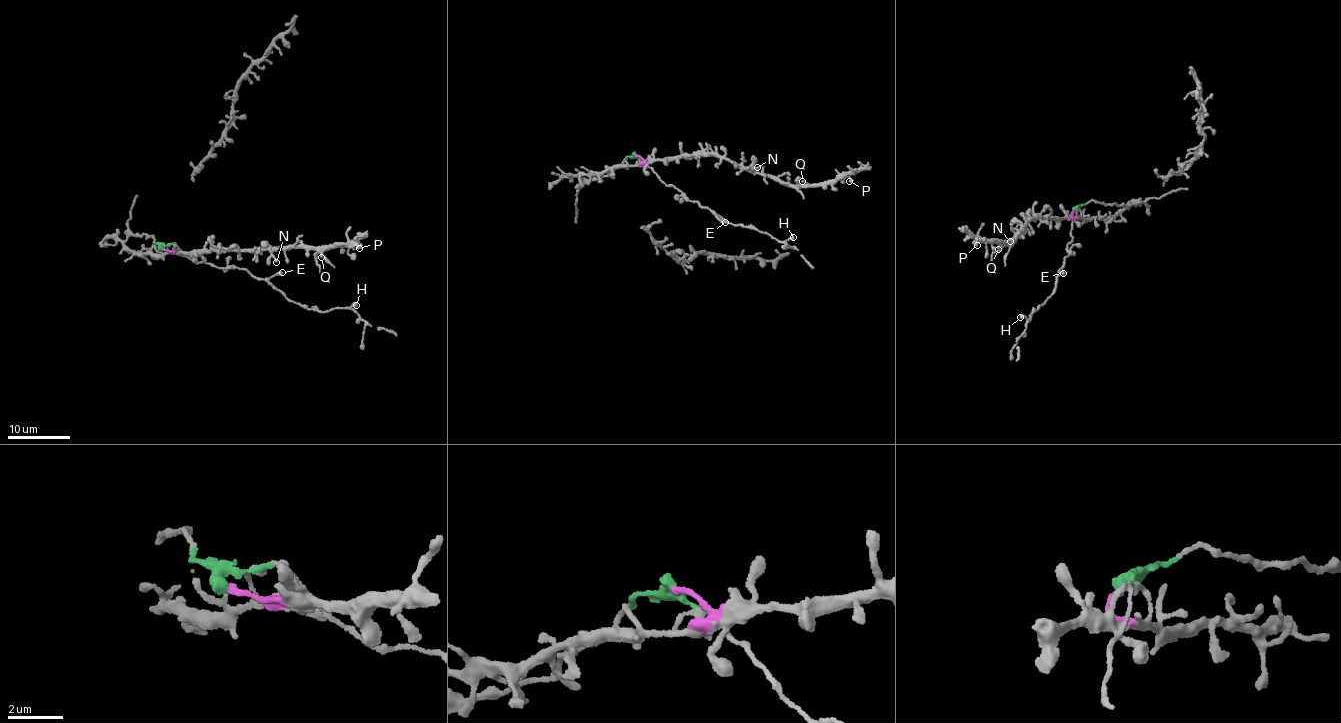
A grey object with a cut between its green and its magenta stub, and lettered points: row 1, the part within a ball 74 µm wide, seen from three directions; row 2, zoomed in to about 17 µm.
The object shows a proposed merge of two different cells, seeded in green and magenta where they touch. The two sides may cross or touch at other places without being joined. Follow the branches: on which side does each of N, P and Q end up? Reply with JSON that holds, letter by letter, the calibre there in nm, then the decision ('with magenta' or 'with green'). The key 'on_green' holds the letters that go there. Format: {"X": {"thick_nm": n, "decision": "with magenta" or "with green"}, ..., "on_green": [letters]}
{"N": {"thick_nm": 200, "decision": "with magenta"}, "P": {"thick_nm": 240, "decision": "with magenta"}, "Q": {"thick_nm": 160, "decision": "with magenta"}, "on_green": []}

